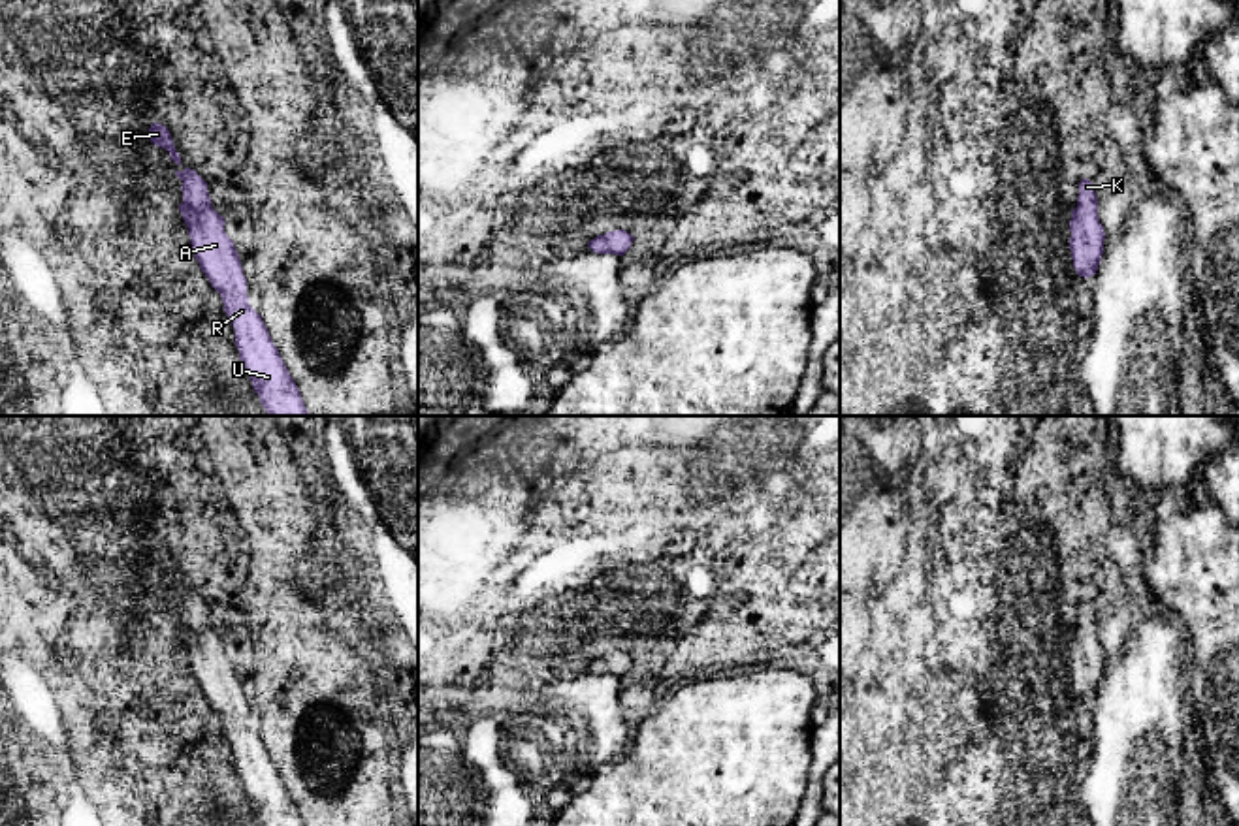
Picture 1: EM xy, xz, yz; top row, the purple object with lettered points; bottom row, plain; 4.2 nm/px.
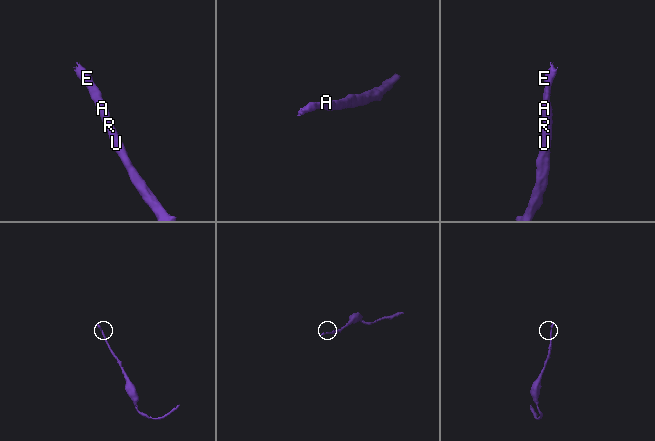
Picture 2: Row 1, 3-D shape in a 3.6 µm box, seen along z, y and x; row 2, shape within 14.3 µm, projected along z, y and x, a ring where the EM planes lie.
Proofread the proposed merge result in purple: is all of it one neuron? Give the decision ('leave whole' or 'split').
leave whole

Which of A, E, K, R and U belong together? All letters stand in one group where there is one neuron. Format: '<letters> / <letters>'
A E K R U

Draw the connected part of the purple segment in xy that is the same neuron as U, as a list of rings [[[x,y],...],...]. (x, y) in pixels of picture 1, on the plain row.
[[[190,589],[175,596],[183,602],[179,632],[188,649],[192,675],[222,719],[254,815],[262,826],[305,826],[262,738],[249,726],[239,675],[224,653],[224,638],[211,627],[207,604]]]

